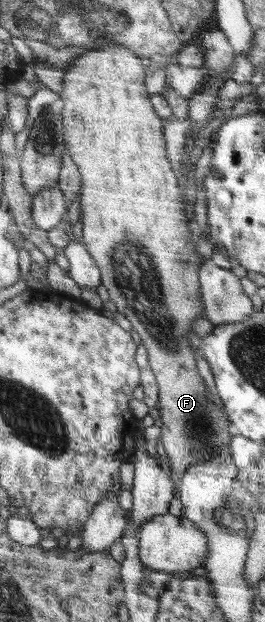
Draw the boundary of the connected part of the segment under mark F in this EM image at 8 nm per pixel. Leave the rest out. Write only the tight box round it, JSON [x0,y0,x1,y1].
[61,43,233,477]

